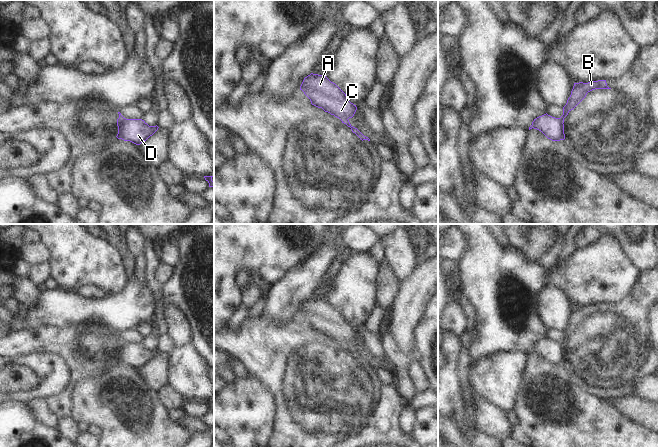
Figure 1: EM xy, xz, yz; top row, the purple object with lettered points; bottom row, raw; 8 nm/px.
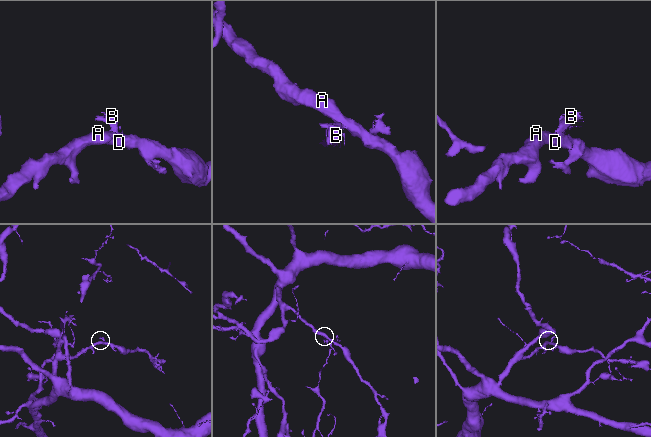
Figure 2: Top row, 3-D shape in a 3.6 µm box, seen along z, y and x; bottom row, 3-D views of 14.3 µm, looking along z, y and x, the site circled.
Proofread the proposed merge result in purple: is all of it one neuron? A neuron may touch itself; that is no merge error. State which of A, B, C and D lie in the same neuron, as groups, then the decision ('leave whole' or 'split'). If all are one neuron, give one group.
groups A C D / B; split

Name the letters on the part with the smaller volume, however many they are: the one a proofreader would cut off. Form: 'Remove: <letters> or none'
Remove: B

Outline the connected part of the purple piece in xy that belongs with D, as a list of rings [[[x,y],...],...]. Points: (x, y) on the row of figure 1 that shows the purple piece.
[[[123,118],[117,123],[118,134],[117,138],[124,141],[130,141],[136,145],[140,145],[152,136],[157,130],[158,126],[149,126],[142,119],[126,119]]]

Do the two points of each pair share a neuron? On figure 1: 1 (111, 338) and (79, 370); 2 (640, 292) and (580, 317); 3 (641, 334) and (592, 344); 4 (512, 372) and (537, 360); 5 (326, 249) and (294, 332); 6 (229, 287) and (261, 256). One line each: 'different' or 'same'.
1: same
2: same
3: same
4: different
5: different
6: same

